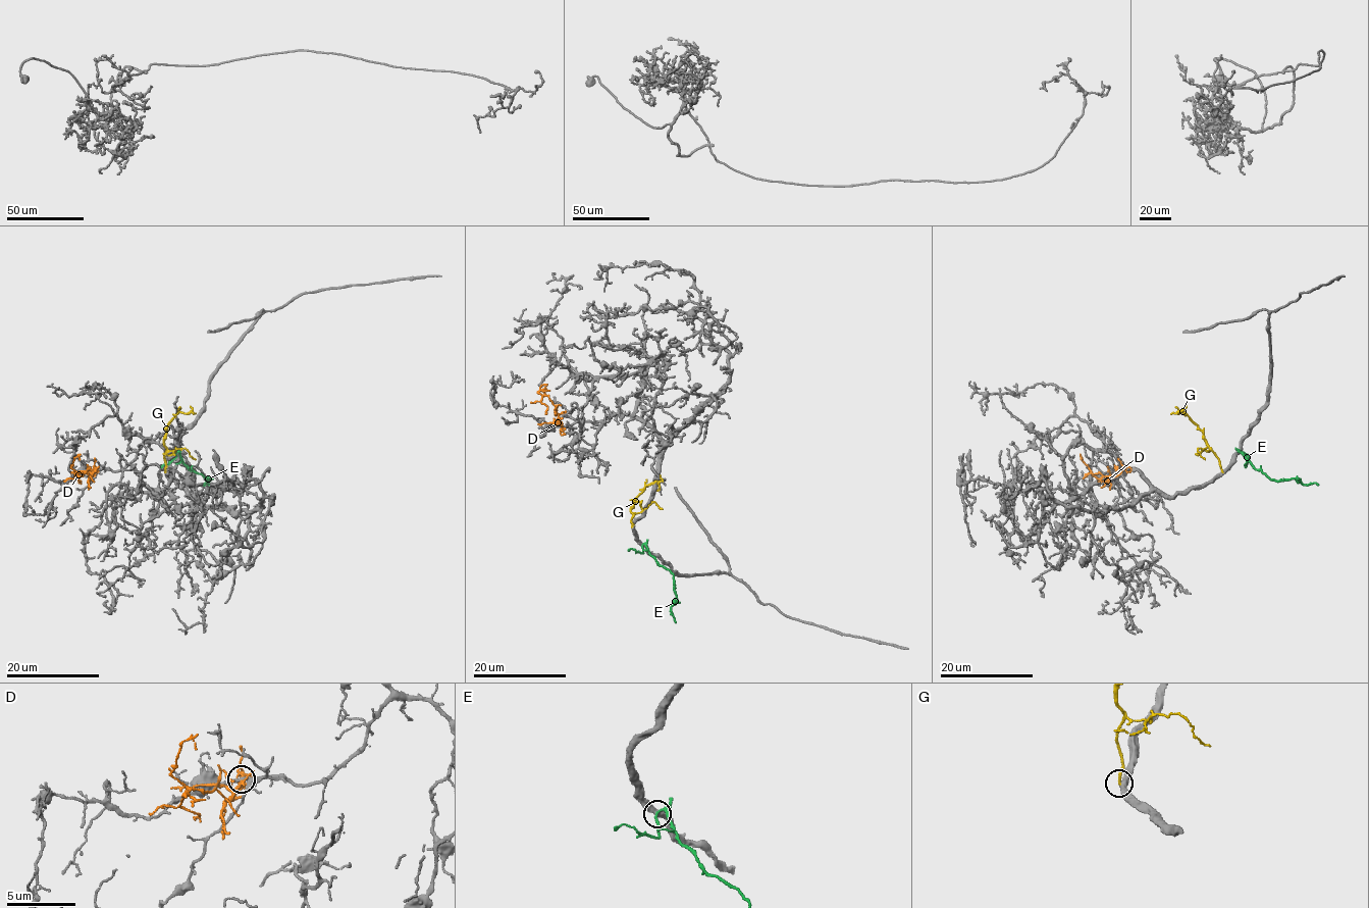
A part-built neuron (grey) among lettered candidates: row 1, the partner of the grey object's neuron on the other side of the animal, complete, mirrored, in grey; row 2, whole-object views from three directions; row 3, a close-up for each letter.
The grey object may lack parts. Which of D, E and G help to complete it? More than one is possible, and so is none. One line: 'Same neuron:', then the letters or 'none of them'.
Same neuron: none of them

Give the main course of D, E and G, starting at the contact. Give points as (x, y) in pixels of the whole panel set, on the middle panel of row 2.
D: (562, 426), (557, 407), (538, 391), (547, 384)
E: (642, 545), (674, 575), (677, 601), (671, 607), (671, 614), (676, 622)
G: (632, 526), (633, 502), (645, 486), (661, 481), (660, 475)

